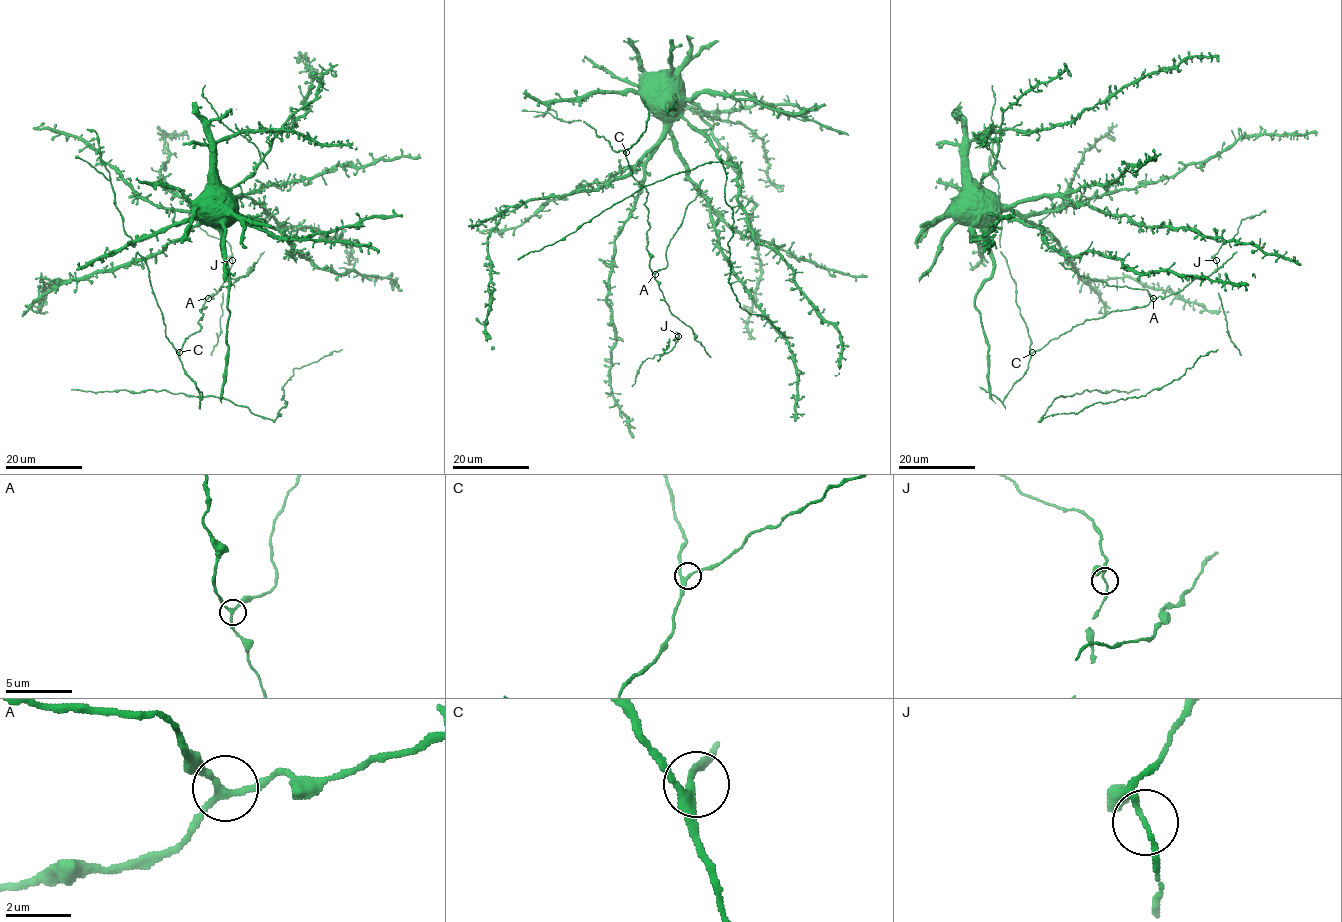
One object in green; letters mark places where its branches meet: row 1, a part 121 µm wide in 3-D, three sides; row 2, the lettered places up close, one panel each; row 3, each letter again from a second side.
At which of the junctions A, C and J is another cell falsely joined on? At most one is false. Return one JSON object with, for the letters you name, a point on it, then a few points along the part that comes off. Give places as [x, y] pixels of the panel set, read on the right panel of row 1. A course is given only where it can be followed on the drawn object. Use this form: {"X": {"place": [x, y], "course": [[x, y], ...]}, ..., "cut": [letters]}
{"cut": []}

